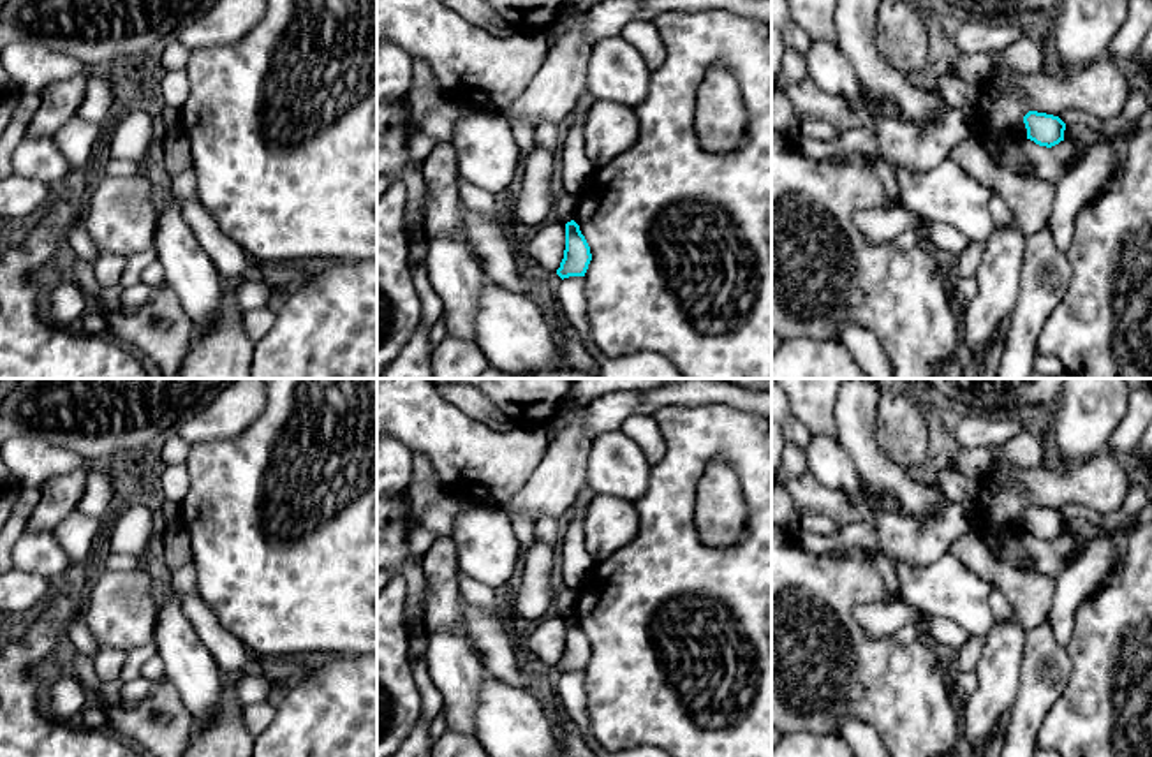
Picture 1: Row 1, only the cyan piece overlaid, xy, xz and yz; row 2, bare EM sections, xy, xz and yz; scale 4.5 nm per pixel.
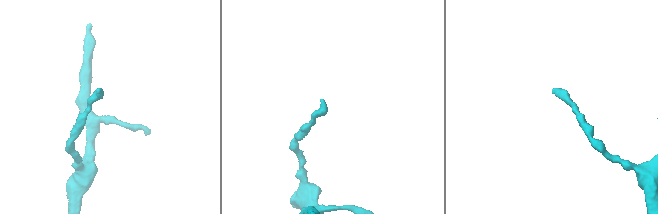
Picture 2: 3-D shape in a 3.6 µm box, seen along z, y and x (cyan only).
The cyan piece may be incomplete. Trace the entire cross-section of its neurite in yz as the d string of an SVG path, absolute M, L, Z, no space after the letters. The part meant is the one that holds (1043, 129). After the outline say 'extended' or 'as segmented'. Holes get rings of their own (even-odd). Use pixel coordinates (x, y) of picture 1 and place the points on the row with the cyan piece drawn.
M1029 111L1023 116L1023 123L1027 129L1027 139L1039 146L1052 148L1064 141L1066 123L1059 116Z; as segmented

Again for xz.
M571 220L565 224L565 250L557 275L564 280L569 276L585 276L592 261L590 246L580 231L580 225Z; as segmented

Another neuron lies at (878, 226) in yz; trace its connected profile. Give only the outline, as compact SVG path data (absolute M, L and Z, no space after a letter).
M900 204L890 209L856 211L853 220L870 245L888 243L905 231L916 232L919 245L927 245L928 227L925 220Z

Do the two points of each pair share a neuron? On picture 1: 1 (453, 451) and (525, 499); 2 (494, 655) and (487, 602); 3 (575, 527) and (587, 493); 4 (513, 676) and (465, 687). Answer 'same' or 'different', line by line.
1: different
2: different
3: same
4: different

